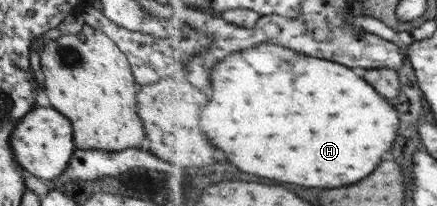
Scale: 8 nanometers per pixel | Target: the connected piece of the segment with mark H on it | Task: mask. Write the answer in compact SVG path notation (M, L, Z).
M261 43L256 47L243 49L243 51L225 57L224 61L220 65L216 65L216 69L212 71L212 85L214 85L214 99L210 101L208 109L204 109L204 131L208 133L208 137L212 137L212 143L232 159L232 163L236 167L240 167L242 171L252 173L252 175L260 175L260 177L268 177L268 179L276 179L276 181L288 181L288 183L296 183L296 185L304 185L304 187L334 189L334 187L352 185L352 183L358 183L374 173L374 169L382 163L384 153L388 153L392 149L392 145L398 137L398 129L400 129L398 111L366 79L356 75L346 65L310 57L305 53L296 53L292 49L275 43Z

